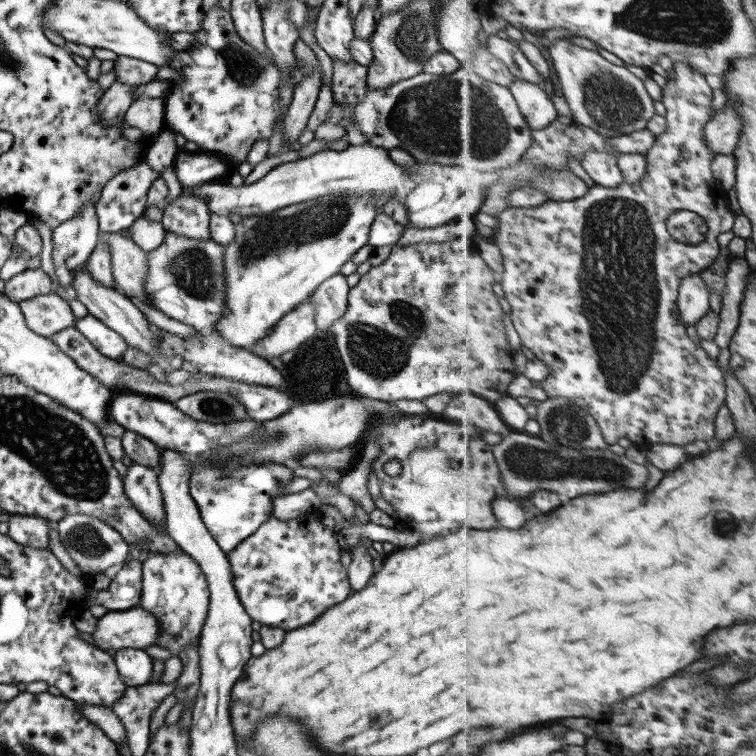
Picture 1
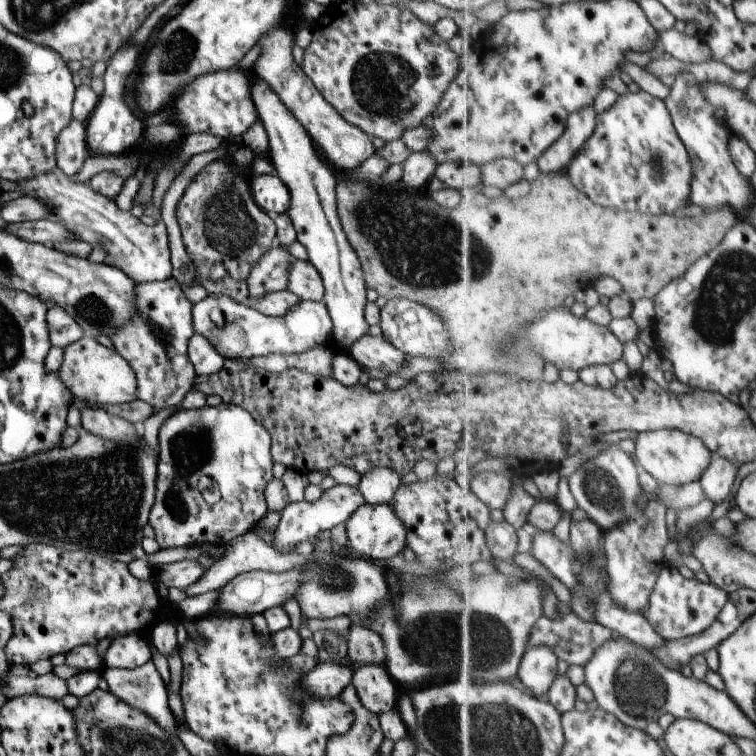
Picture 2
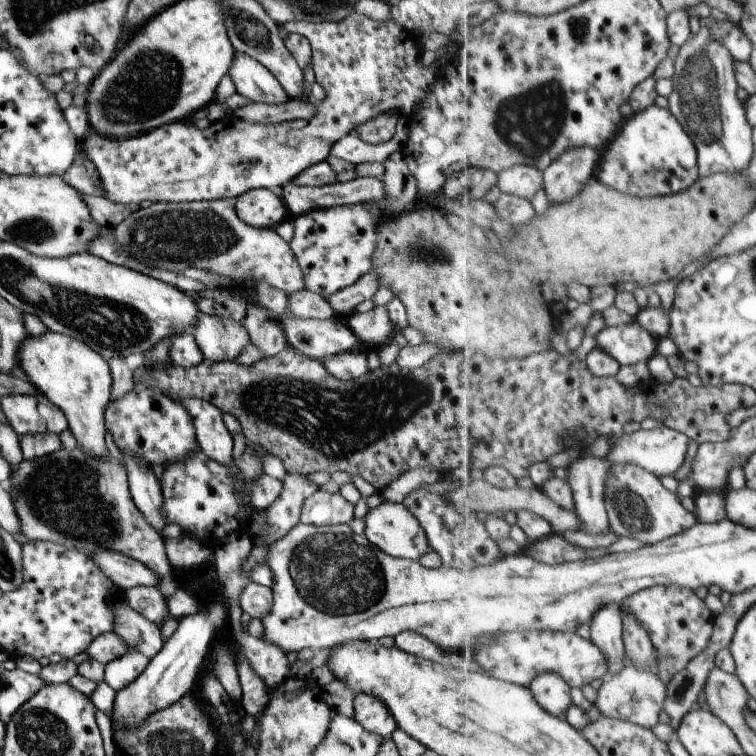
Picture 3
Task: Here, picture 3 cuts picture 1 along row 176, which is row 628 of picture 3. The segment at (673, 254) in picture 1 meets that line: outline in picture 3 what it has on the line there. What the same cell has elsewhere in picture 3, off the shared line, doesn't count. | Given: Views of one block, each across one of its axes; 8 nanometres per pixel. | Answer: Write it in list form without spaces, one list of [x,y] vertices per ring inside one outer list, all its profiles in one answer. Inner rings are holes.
[[[669,585],[656,586],[632,594],[621,605],[622,616],[633,615],[648,630],[658,656],[657,673],[666,685],[697,655],[705,651],[712,642],[716,630],[717,617],[707,608],[707,604],[697,596],[693,589]]]

